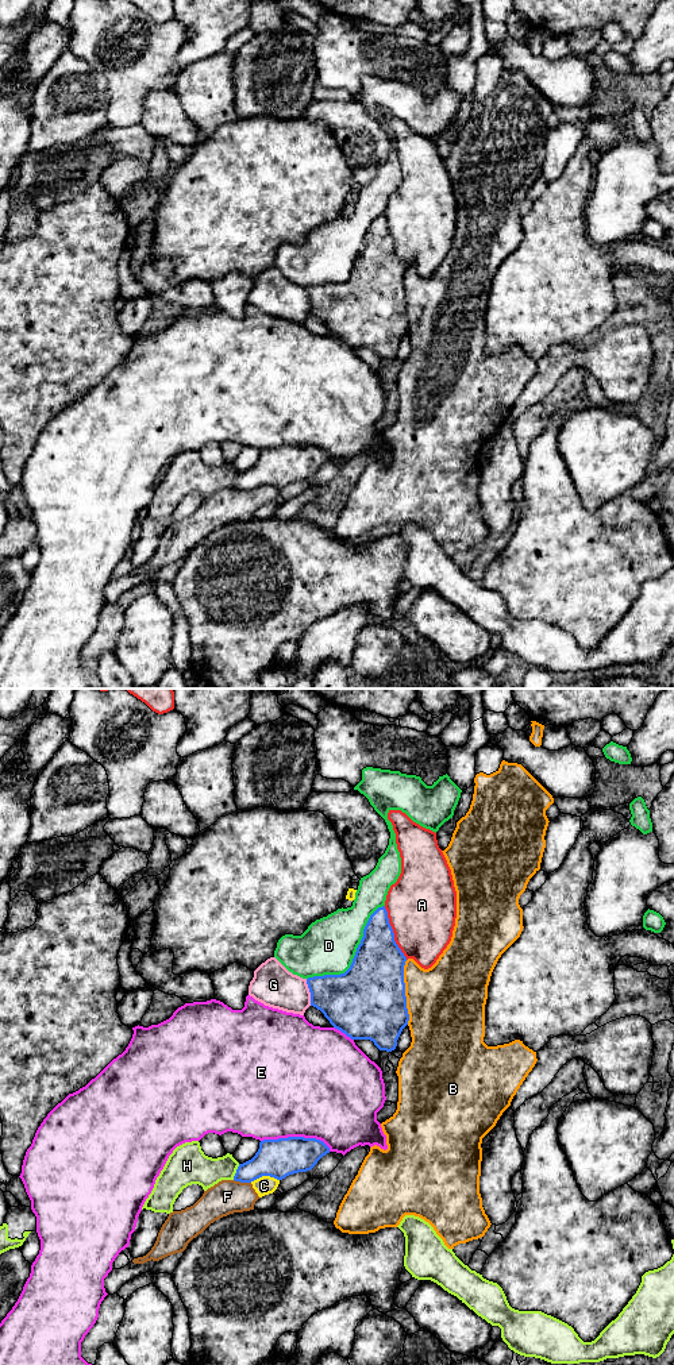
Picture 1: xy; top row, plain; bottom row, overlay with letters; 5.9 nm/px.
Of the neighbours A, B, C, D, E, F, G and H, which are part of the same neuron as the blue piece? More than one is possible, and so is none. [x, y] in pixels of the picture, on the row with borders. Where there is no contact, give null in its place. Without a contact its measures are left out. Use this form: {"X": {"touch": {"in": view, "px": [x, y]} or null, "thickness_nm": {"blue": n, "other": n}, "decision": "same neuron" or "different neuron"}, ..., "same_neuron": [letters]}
{"A": {"touch": {"in": "xy", "px": [393, 933]}, "thickness_nm": {"blue": 320, "other": 420}, "decision": "different neuron"}, "B": {"touch": {"in": "xy", "px": [404, 993]}, "thickness_nm": {"blue": 440, "other": 460}, "decision": "different neuron"}, "C": {"touch": {"in": "xy", "px": [264, 1175]}, "thickness_nm": {"blue": 220, "other": 110}, "decision": "different neuron"}, "D": {"touch": {"in": "xy", "px": [354, 956]}, "thickness_nm": {"blue": 400, "other": 320}, "decision": "different neuron"}, "E": {"touch": {"in": "xy", "px": [296, 1137]}, "thickness_nm": {"blue": 220, "other": 500}, "decision": "different neuron"}, "F": {"touch": {"in": "xy", "px": [242, 1182]}, "thickness_nm": {"blue": 220, "other": 200}, "decision": "different neuron"}, "G": {"touch": {"in": "xy", "px": [309, 991]}, "thickness_nm": {"blue": 340, "other": 240}, "decision": "different neuron"}, "H": {"touch": {"in": "xy", "px": [237, 1172]}, "thickness_nm": {"blue": 220, "other": 190}, "decision": "different neuron"}, "same_neuron": []}

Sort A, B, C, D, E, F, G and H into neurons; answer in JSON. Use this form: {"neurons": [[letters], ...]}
{"neurons": [["A"], ["B"], ["C", "F"], ["D"], ["E"], ["G"], ["H"]]}

